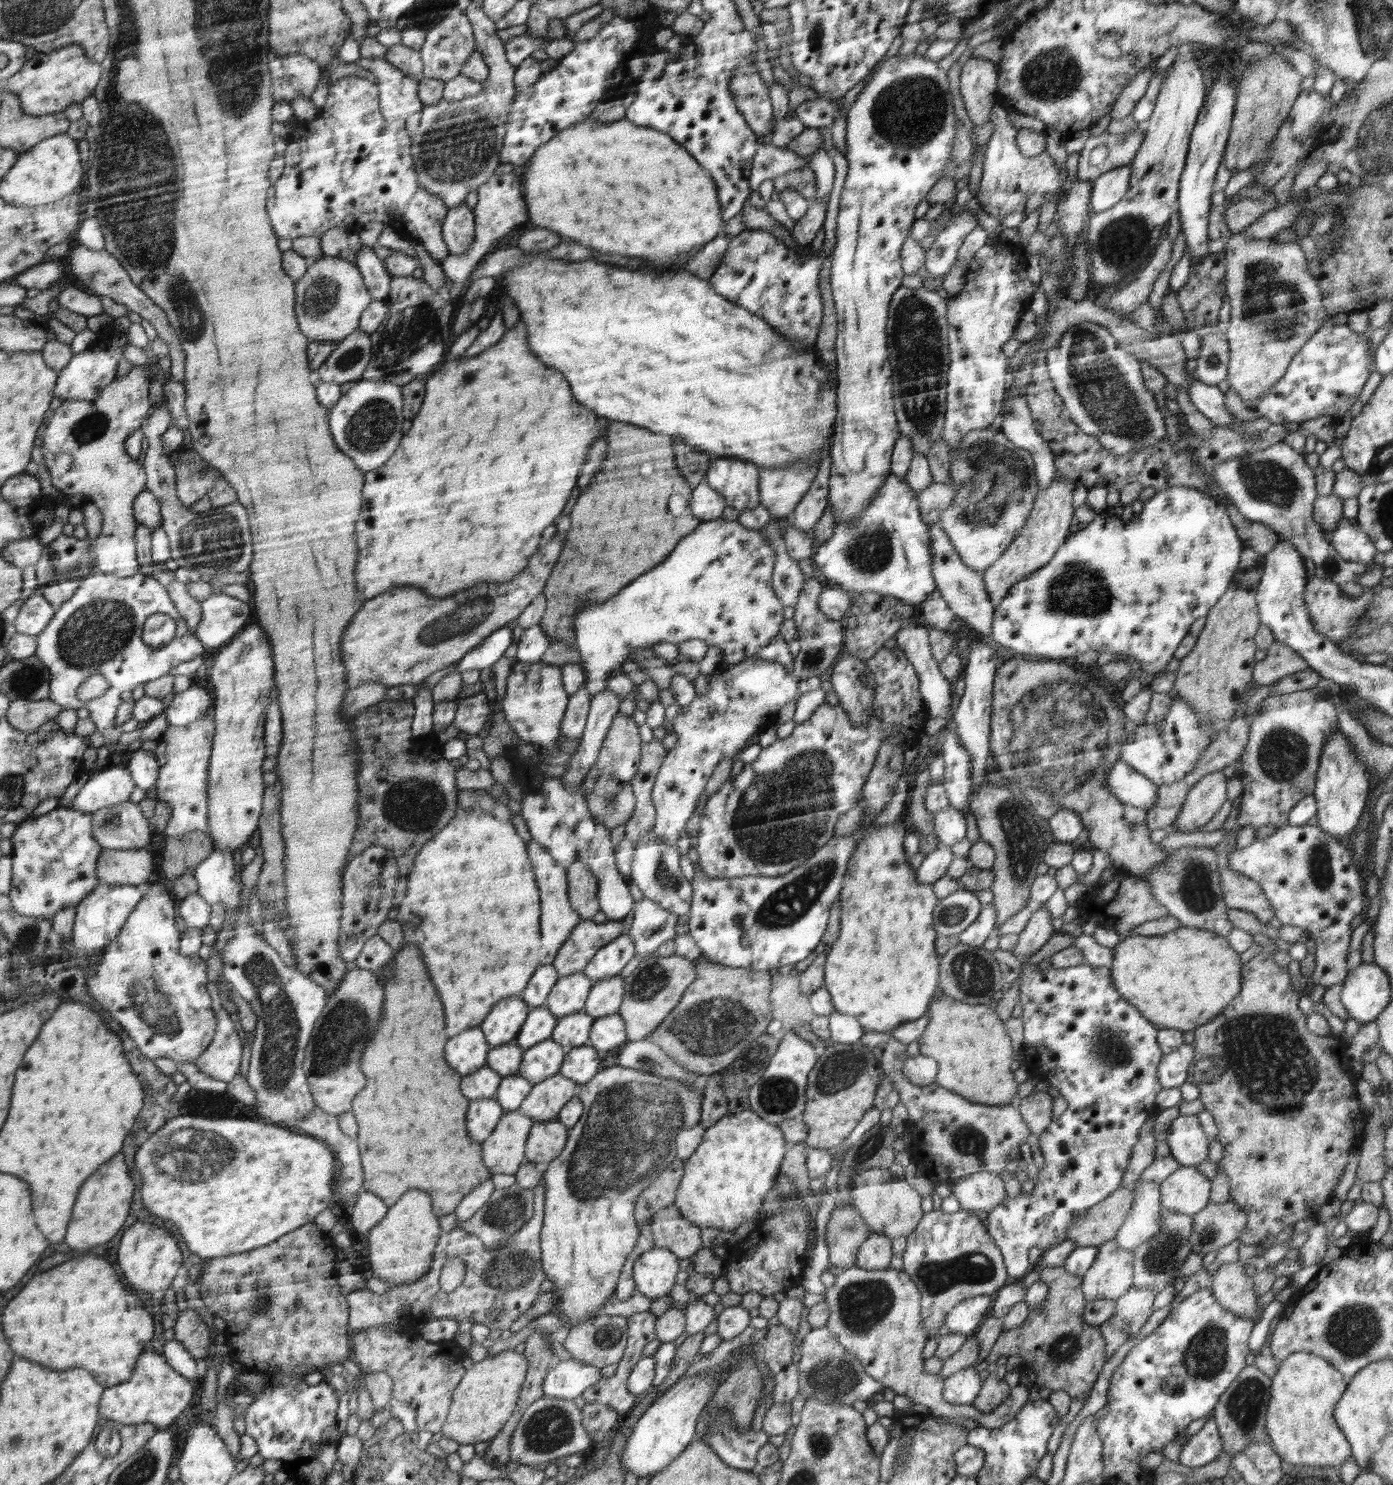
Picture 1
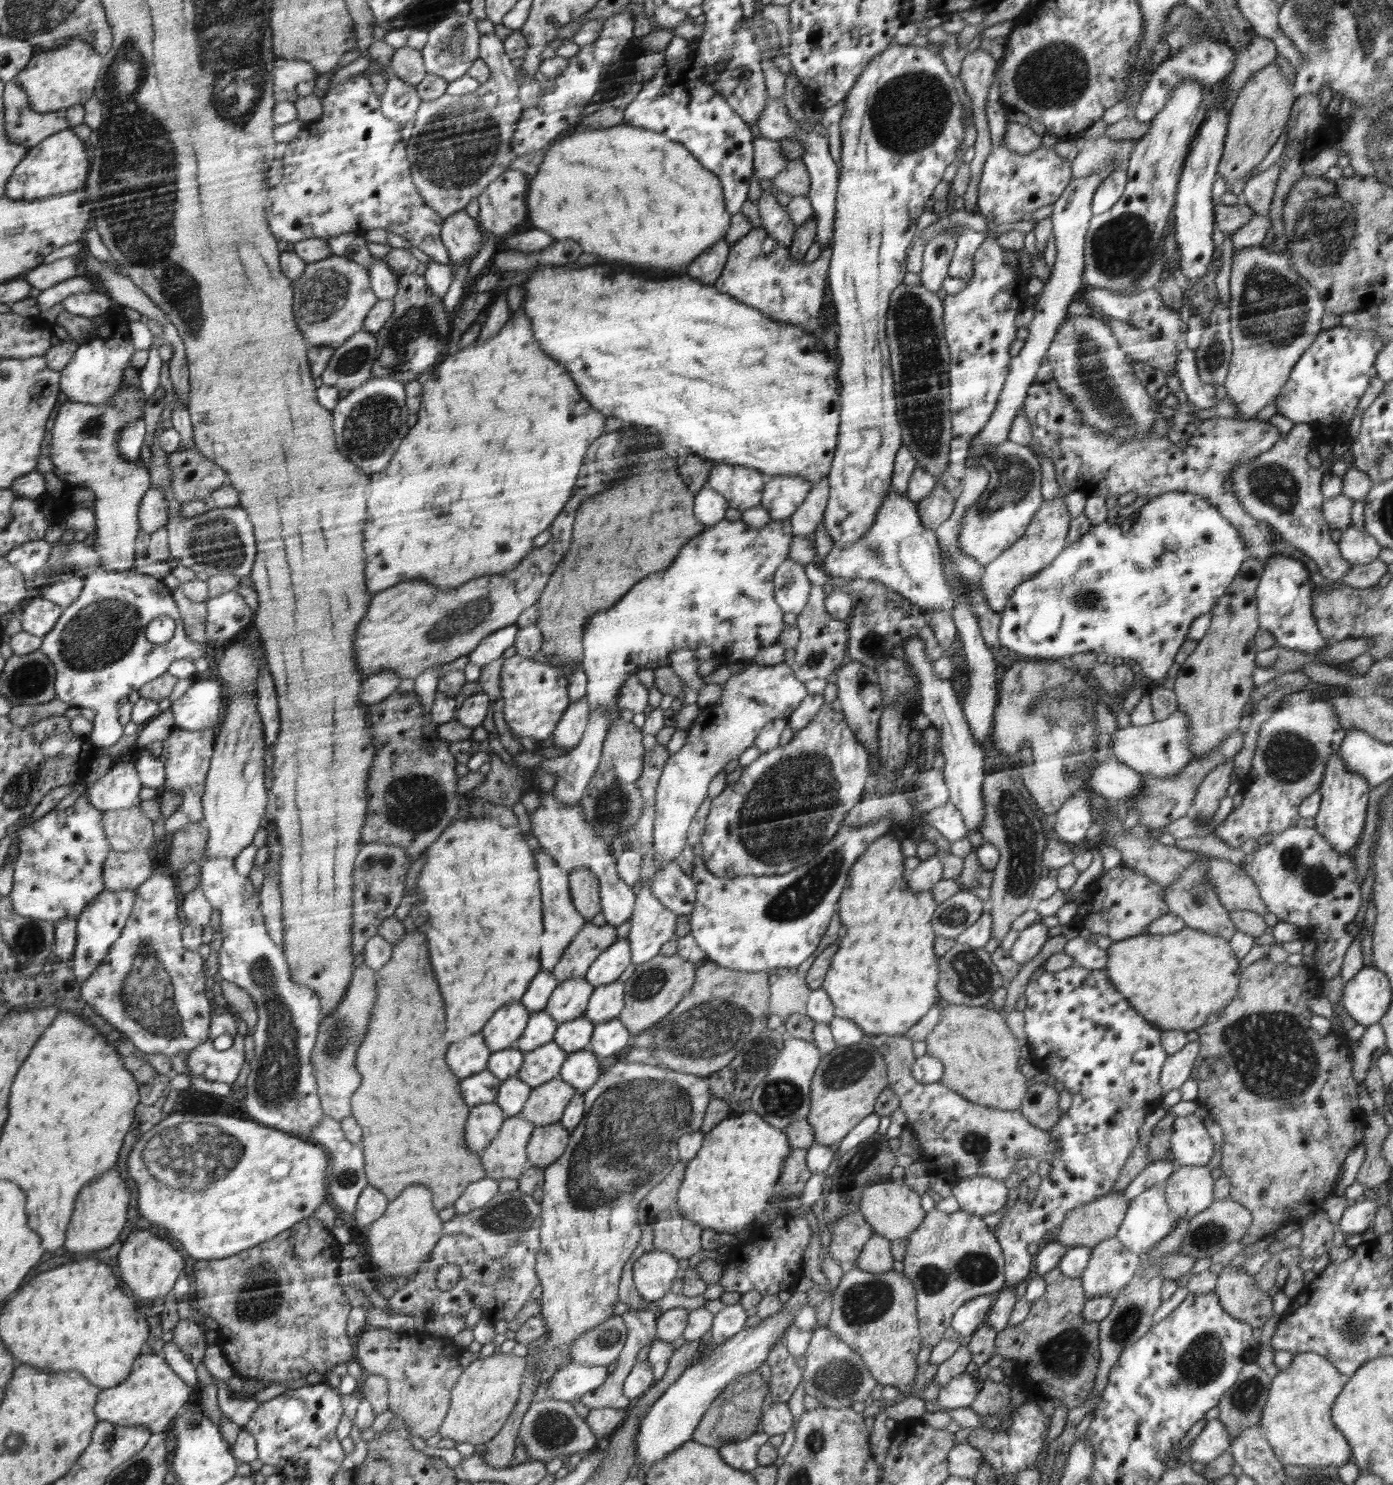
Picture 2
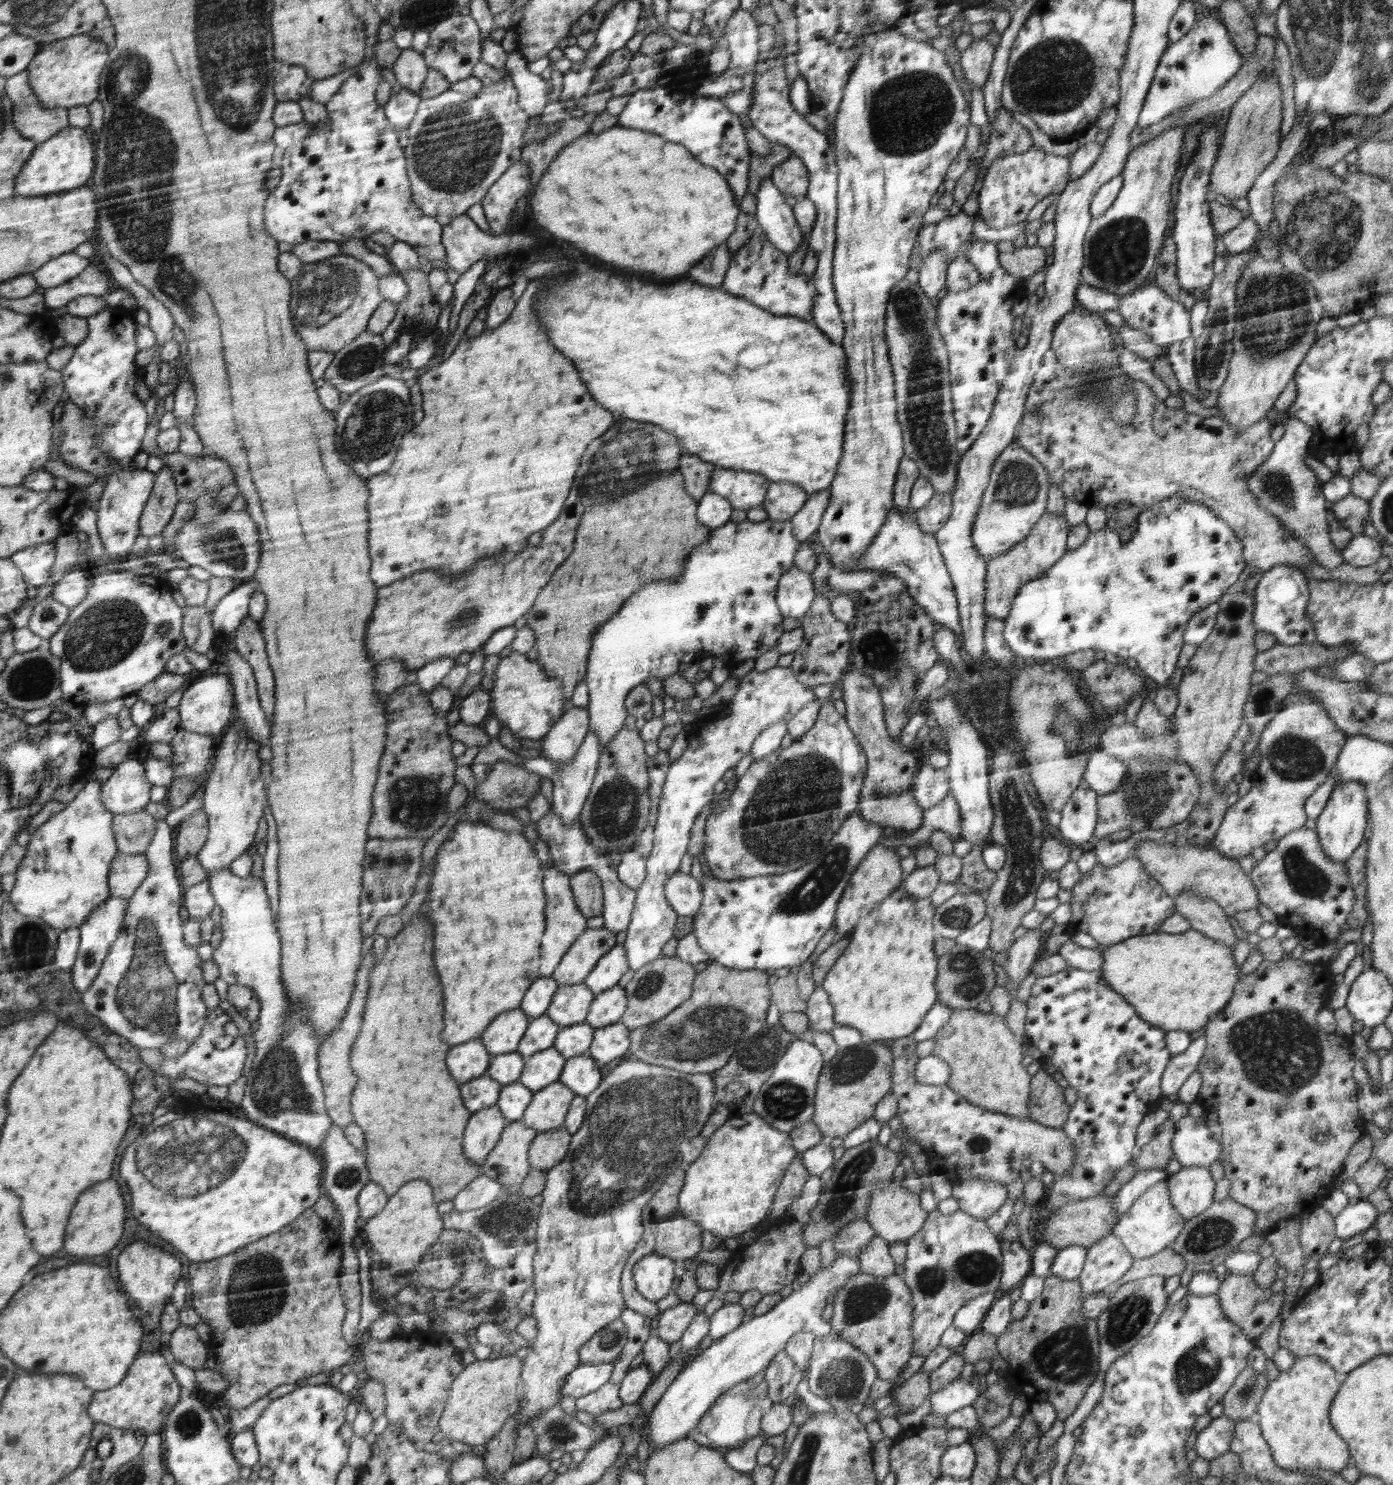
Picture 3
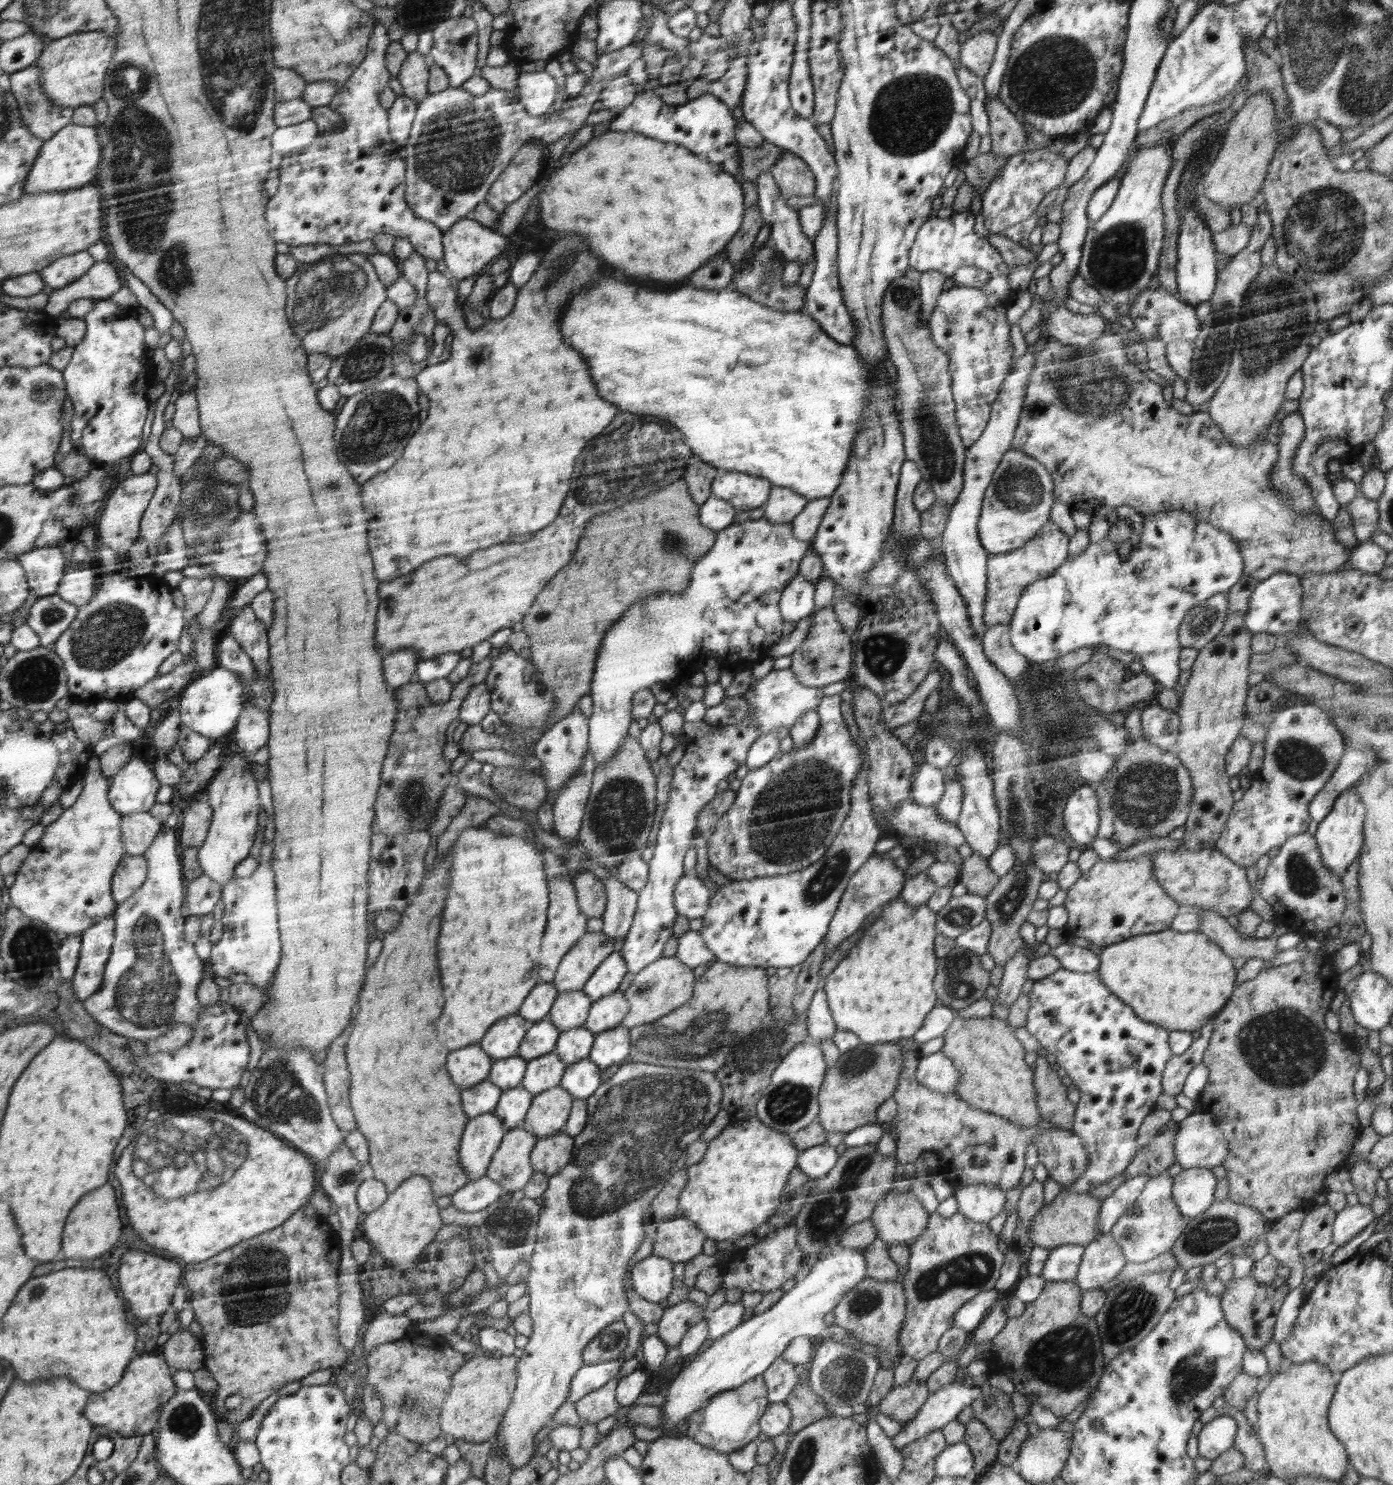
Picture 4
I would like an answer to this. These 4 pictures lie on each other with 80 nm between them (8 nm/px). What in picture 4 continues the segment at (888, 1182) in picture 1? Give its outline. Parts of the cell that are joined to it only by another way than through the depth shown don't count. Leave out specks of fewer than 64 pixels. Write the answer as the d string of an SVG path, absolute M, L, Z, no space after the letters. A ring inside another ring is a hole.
M890 1192L884 1200L878 1203L876 1210L870 1219L874 1224L874 1229L878 1232L878 1239L892 1245L910 1246L917 1242L929 1228L930 1212L924 1208L923 1204L911 1193Z

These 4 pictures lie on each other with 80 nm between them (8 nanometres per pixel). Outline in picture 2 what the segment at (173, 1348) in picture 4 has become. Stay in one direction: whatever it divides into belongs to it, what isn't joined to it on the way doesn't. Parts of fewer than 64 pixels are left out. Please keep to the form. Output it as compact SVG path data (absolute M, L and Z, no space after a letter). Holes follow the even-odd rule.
M192 1315L187 1319L179 1319L179 1323L172 1329L172 1342L185 1354L185 1357L195 1366L202 1362L206 1350L206 1338L202 1328L194 1322Z

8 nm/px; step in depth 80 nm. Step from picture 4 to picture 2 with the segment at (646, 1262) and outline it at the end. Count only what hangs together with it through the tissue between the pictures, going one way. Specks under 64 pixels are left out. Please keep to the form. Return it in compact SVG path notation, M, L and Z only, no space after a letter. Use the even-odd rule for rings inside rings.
M650 1251L633 1264L635 1290L648 1302L655 1302L670 1292L678 1262L673 1253Z

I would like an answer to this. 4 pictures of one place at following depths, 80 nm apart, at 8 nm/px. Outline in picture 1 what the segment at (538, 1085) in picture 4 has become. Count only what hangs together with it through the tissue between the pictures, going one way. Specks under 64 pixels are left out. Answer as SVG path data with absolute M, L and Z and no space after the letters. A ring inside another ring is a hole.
M553 1038L542 1041L534 1047L525 1049L525 1058L521 1062L521 1071L517 1074L532 1081L541 1083L556 1075L561 1070L566 1048Z

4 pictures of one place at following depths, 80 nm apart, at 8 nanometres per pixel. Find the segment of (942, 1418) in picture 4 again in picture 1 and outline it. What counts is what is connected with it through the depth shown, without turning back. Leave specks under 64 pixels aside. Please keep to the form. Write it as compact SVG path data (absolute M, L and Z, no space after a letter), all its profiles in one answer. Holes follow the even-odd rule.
M974 1366L956 1371L945 1378L944 1399L953 1404L970 1404L978 1396L982 1383Z

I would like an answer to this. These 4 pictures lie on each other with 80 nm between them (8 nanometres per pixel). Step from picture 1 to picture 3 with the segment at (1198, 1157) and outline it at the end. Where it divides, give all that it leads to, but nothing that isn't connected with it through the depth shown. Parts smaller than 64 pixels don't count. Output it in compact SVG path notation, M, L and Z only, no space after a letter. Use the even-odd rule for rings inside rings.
M1190 1115L1175 1122L1175 1133L1171 1147L1175 1164L1181 1167L1210 1167L1220 1160L1221 1143L1212 1137L1205 1121L1206 1117Z

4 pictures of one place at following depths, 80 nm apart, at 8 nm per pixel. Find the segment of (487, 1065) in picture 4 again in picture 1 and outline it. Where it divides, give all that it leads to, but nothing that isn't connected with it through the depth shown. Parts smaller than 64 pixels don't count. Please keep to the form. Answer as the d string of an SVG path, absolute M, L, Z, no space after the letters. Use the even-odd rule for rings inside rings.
M474 1027L464 1031L462 1036L450 1038L450 1044L446 1044L446 1060L450 1060L450 1064L465 1077L488 1064L490 1050L492 1046L483 1030Z

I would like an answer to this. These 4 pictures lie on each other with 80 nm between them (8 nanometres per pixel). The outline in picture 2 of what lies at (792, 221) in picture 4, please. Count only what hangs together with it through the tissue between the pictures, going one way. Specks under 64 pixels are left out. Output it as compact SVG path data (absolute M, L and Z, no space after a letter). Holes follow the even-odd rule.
M775 188L762 191L756 202L760 216L760 228L769 234L779 245L792 246L797 226L792 223L786 207L781 206L775 198Z

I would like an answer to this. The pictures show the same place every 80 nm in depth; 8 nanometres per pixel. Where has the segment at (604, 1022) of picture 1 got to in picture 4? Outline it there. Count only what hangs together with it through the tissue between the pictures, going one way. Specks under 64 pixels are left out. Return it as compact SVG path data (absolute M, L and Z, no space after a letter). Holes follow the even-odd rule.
M616 1027L604 1033L596 1034L596 1042L589 1052L588 1058L594 1060L600 1068L608 1068L612 1064L620 1064L622 1058L630 1052L630 1037L626 1027Z

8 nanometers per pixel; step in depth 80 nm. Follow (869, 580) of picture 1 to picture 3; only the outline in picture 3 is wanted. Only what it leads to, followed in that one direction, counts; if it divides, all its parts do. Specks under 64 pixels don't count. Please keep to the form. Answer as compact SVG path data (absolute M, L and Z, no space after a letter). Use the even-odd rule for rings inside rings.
M893 506L885 520L878 536L866 548L861 559L853 566L854 571L875 570L883 572L886 576L895 576L901 580L914 599L925 608L936 624L951 628L958 640L961 640L961 617L958 612L956 589L937 537L926 533L917 523L915 510L911 507L901 511Z

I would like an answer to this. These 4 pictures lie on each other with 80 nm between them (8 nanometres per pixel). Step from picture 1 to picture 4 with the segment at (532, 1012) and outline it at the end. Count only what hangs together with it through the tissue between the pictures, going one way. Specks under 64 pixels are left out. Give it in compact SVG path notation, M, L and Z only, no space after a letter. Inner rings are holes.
M544 1018L526 1031L522 1042L520 1042L518 1056L524 1060L538 1059L542 1055L548 1055L549 1051L556 1050L557 1040L561 1036L561 1030L553 1021Z

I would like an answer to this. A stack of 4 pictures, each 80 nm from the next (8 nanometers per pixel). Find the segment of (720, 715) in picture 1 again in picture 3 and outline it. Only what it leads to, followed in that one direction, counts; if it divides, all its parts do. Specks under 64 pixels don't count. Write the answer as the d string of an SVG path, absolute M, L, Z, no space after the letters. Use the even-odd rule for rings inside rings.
M776 665L766 672L753 669L740 680L736 694L727 702L730 714L728 716L713 716L699 722L695 733L689 737L688 747L684 750L684 754L671 761L662 785L656 818L657 824L653 828L653 848L650 856L645 860L647 873L644 882L637 888L636 907L623 943L626 958L629 960L629 968L637 971L639 968L653 963L654 960L662 956L665 944L676 935L677 919L680 916L674 912L672 905L665 897L665 882L679 871L680 860L682 860L686 846L688 846L688 840L690 840L690 828L694 824L694 818L714 798L712 786L724 776L726 770L732 770L740 762L740 758L744 757L744 754L748 754L748 748L752 748L752 742L756 740L756 736L766 726L770 726L774 722L787 724L802 706L806 706L808 702L814 702L814 700L818 700L817 694L808 685L801 684L801 681L797 680L797 673L790 667Z

